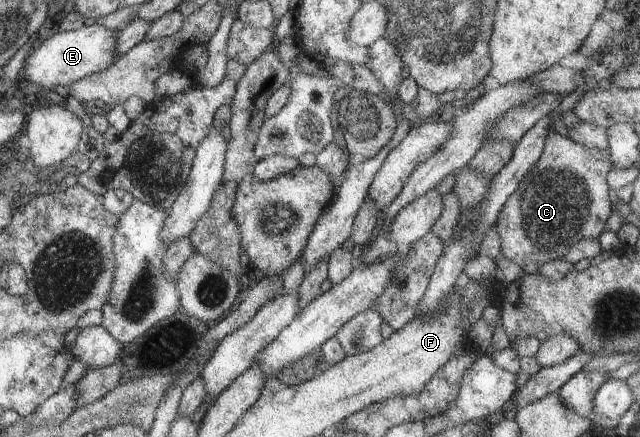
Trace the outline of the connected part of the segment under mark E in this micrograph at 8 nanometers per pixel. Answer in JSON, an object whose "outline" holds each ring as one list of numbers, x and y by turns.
{"outline":[[94,22,74,31,57,32,48,40,38,42,26,57,22,80,41,86,43,92,49,92,53,86,70,87,86,76,107,70,119,58,116,53,118,42,119,32]]}

